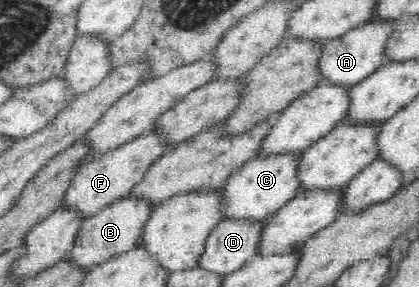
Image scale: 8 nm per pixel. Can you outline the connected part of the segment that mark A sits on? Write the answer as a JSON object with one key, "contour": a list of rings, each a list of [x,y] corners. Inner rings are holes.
{"contour":[[[368,21],[359,28],[322,44],[318,57],[318,80],[323,84],[349,88],[358,84],[386,63],[383,58],[383,44],[392,30],[393,22]]]}

